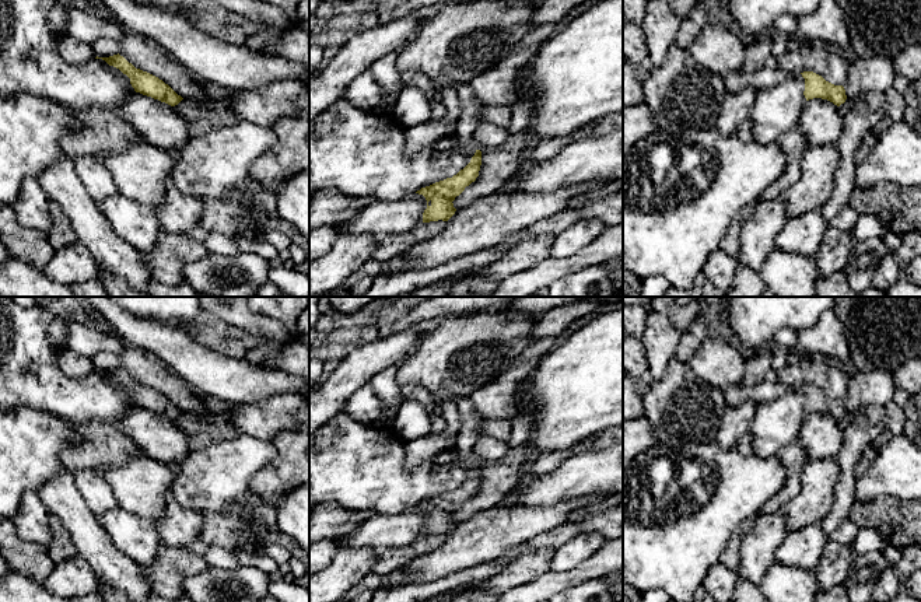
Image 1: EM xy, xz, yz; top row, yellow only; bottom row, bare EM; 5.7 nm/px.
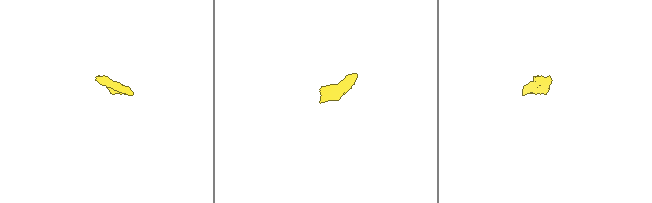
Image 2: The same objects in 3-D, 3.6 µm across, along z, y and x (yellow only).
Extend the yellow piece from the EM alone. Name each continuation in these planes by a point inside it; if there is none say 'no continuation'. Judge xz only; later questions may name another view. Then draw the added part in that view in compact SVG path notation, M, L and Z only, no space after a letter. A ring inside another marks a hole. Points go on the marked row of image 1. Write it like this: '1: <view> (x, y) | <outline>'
no continuation

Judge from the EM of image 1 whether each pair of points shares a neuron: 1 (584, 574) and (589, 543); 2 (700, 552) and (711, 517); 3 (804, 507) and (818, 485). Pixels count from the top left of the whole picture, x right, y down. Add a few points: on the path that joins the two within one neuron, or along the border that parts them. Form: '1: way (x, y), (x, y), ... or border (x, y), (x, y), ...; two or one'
1: border (606, 539), (574, 567), (557, 573); two
2: way (700, 543), (700, 535), (710, 525); one
3: way (809, 501), (816, 494), (816, 490); one

